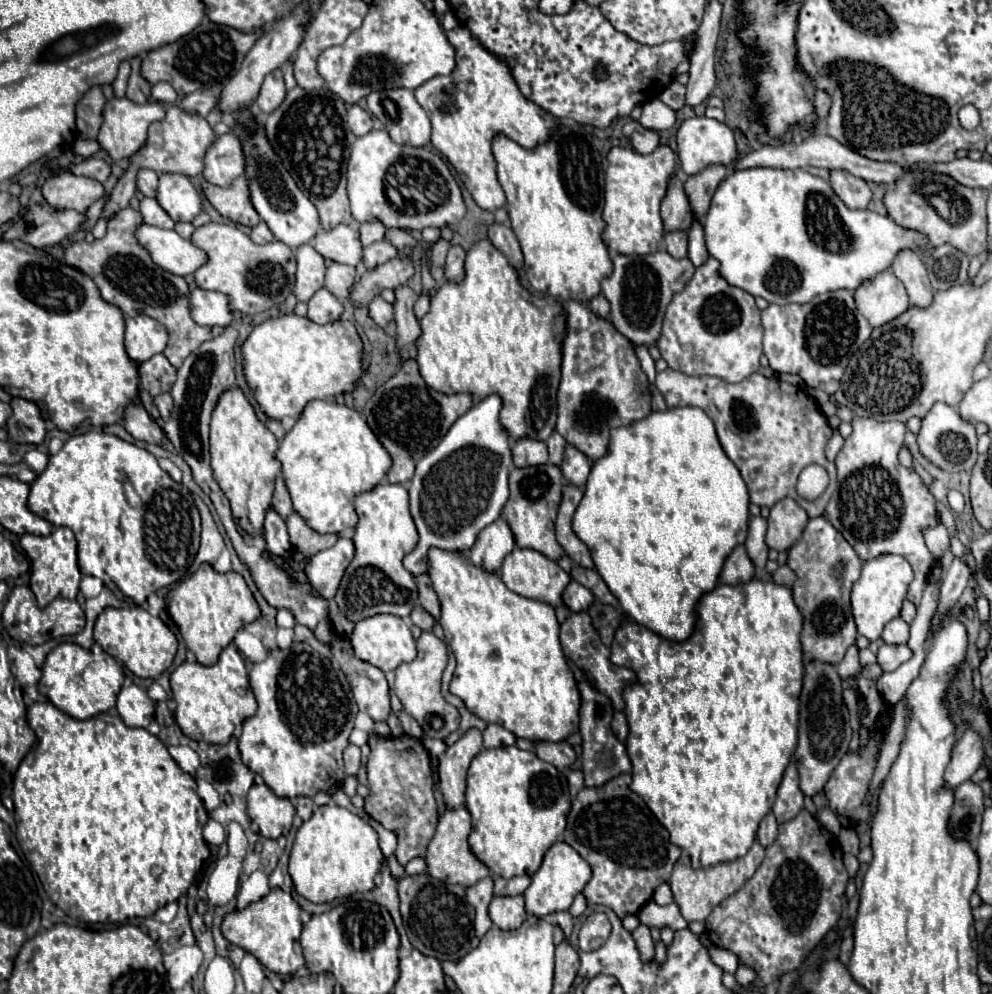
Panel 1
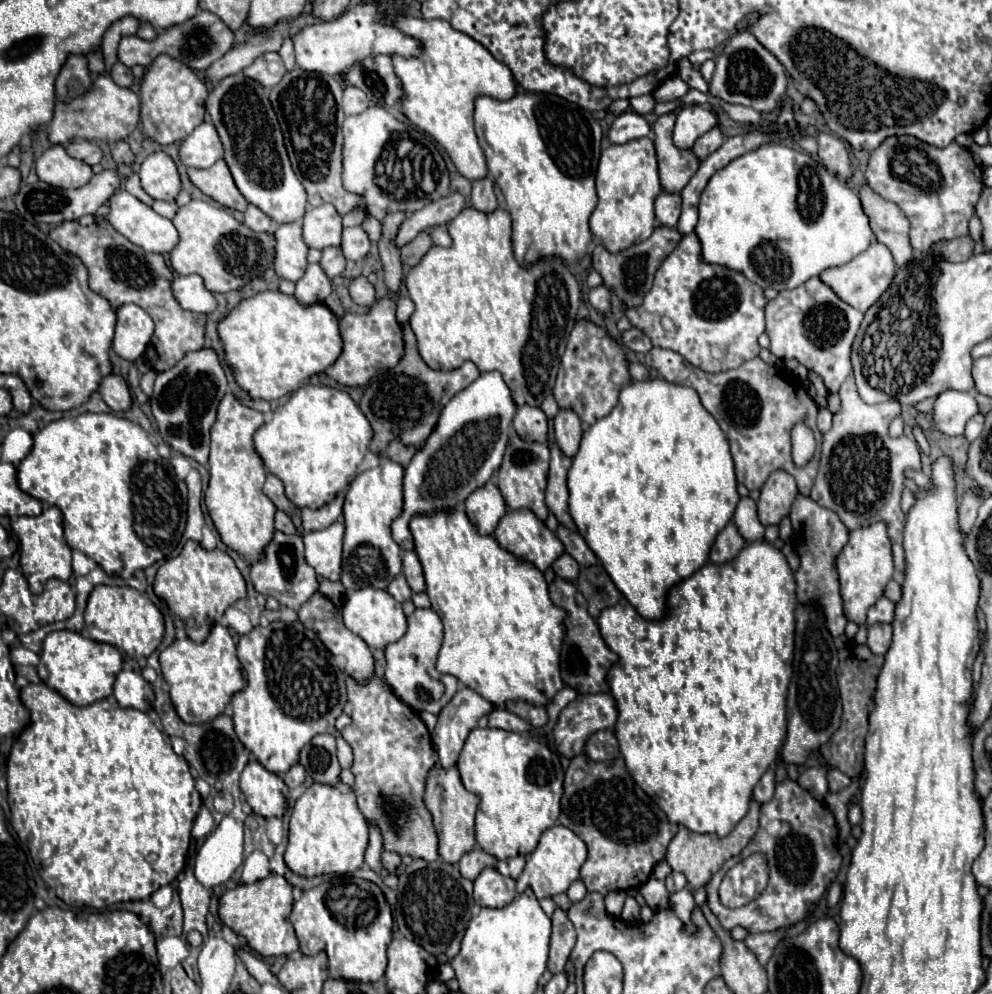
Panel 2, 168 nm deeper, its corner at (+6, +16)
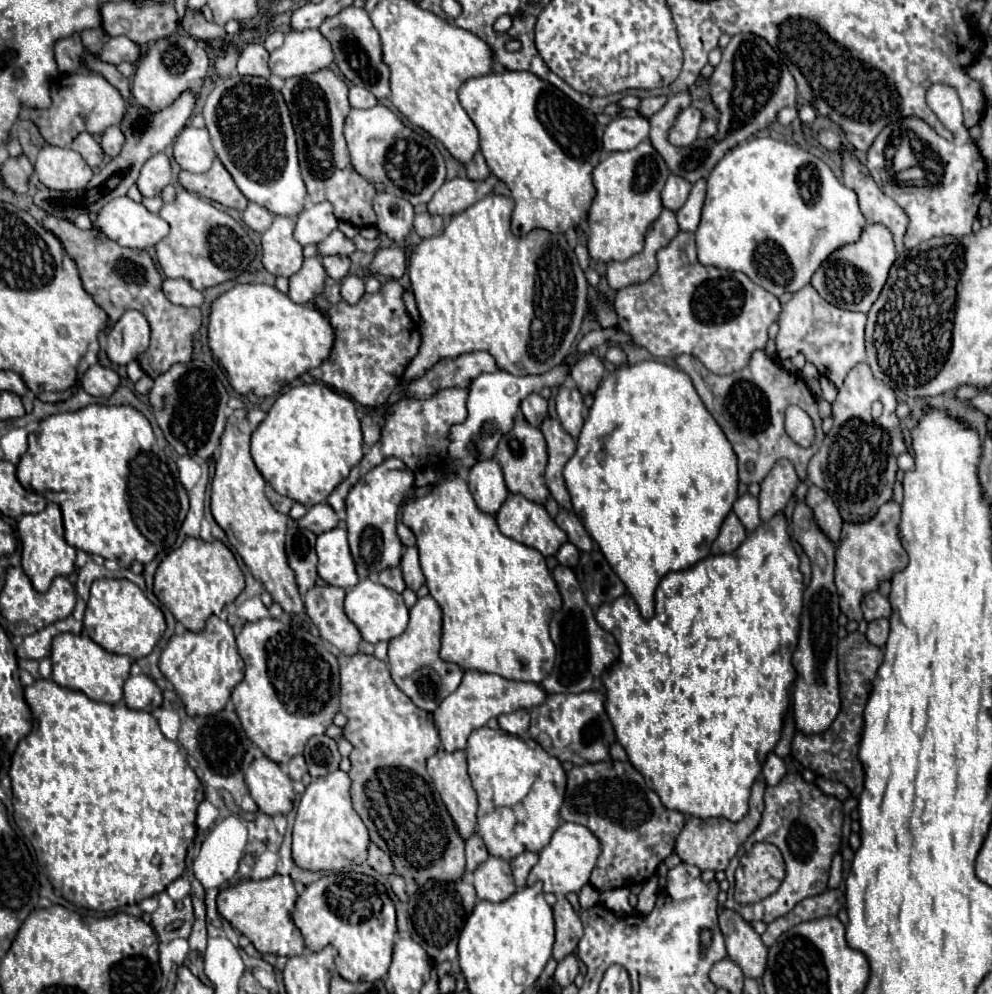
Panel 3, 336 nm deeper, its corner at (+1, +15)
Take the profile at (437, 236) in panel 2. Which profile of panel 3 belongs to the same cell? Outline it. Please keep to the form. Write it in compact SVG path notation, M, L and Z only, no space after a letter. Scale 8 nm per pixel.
M423 211L423 213L415 215L413 227L419 233L419 237L433 237L433 235L439 235L443 231L443 217Z

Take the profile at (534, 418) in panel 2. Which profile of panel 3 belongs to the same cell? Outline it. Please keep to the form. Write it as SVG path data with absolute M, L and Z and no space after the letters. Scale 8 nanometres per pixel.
M531 393L521 401L521 413L531 425L539 427L547 417L547 401L539 393Z

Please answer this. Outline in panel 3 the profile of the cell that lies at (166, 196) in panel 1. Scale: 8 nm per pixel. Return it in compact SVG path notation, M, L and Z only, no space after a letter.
M157 153L149 161L145 161L137 179L137 187L143 197L161 195L161 189L169 183L171 183L171 163L165 153Z

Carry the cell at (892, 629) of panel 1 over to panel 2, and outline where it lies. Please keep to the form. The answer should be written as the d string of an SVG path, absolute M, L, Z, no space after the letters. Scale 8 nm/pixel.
M880 598L868 612L868 626L878 624L878 622L892 622L892 612L894 612L894 602L890 602L888 598Z

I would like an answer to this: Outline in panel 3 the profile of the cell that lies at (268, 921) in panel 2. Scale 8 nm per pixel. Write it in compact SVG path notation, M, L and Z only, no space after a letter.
M273 875L273 877L261 879L261 881L247 879L247 881L237 883L235 887L221 889L217 895L217 911L241 935L245 935L259 953L293 957L293 955L301 955L305 949L303 935L291 919L295 899L297 899L297 891L293 887L291 877Z

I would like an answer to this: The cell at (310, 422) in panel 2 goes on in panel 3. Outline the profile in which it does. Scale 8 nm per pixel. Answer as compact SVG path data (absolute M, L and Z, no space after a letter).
M303 383L279 395L251 435L253 461L271 487L307 507L325 501L363 457L363 433L351 399L323 383Z

